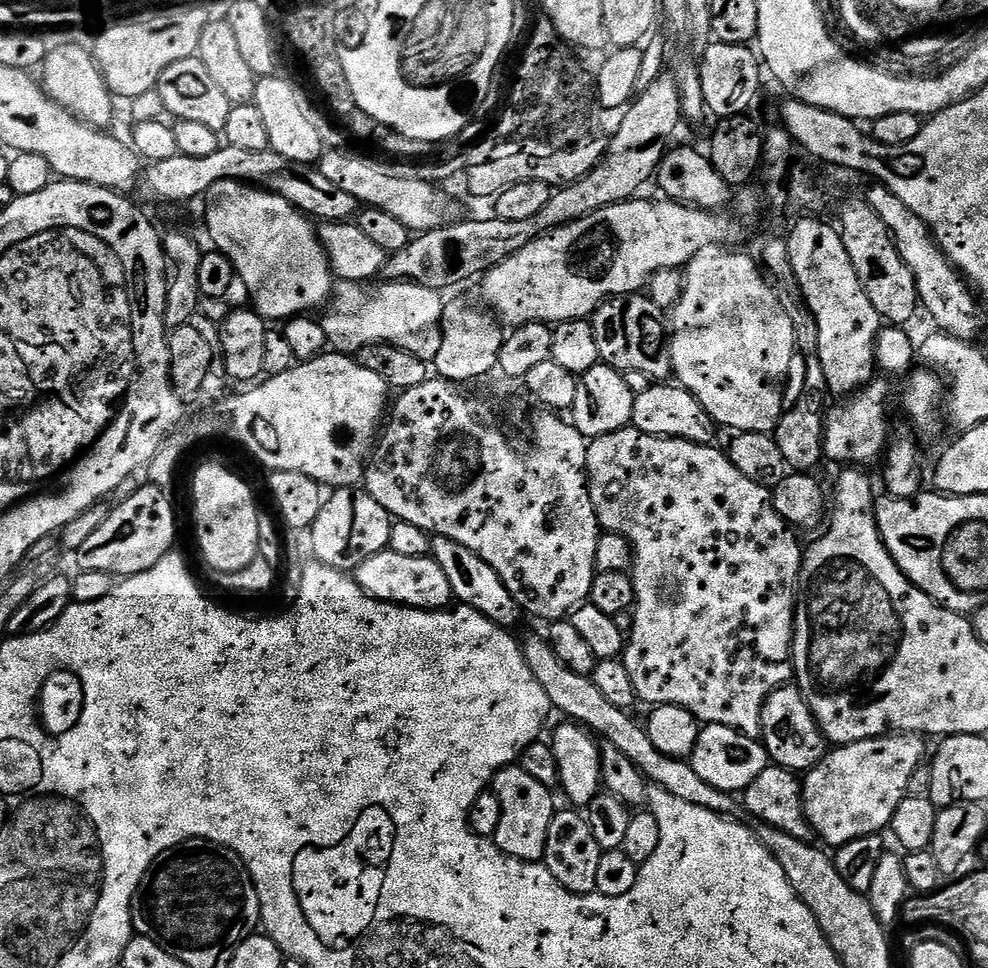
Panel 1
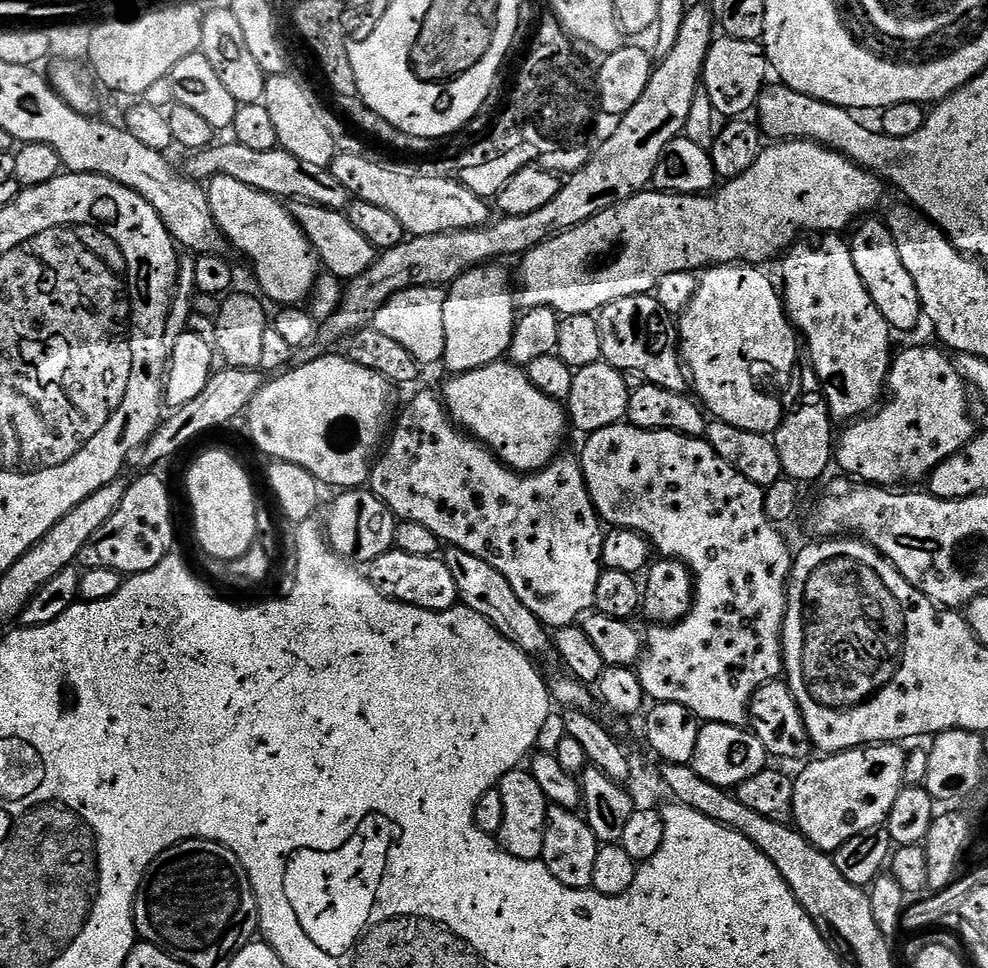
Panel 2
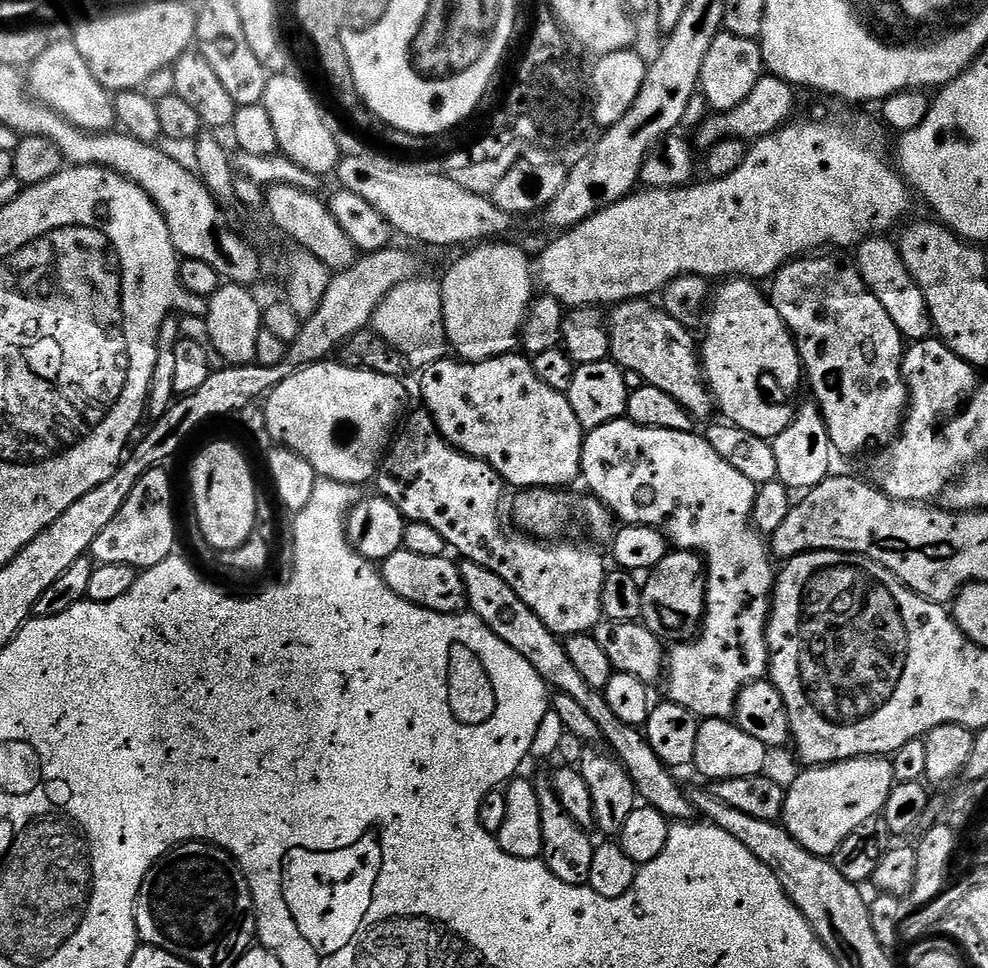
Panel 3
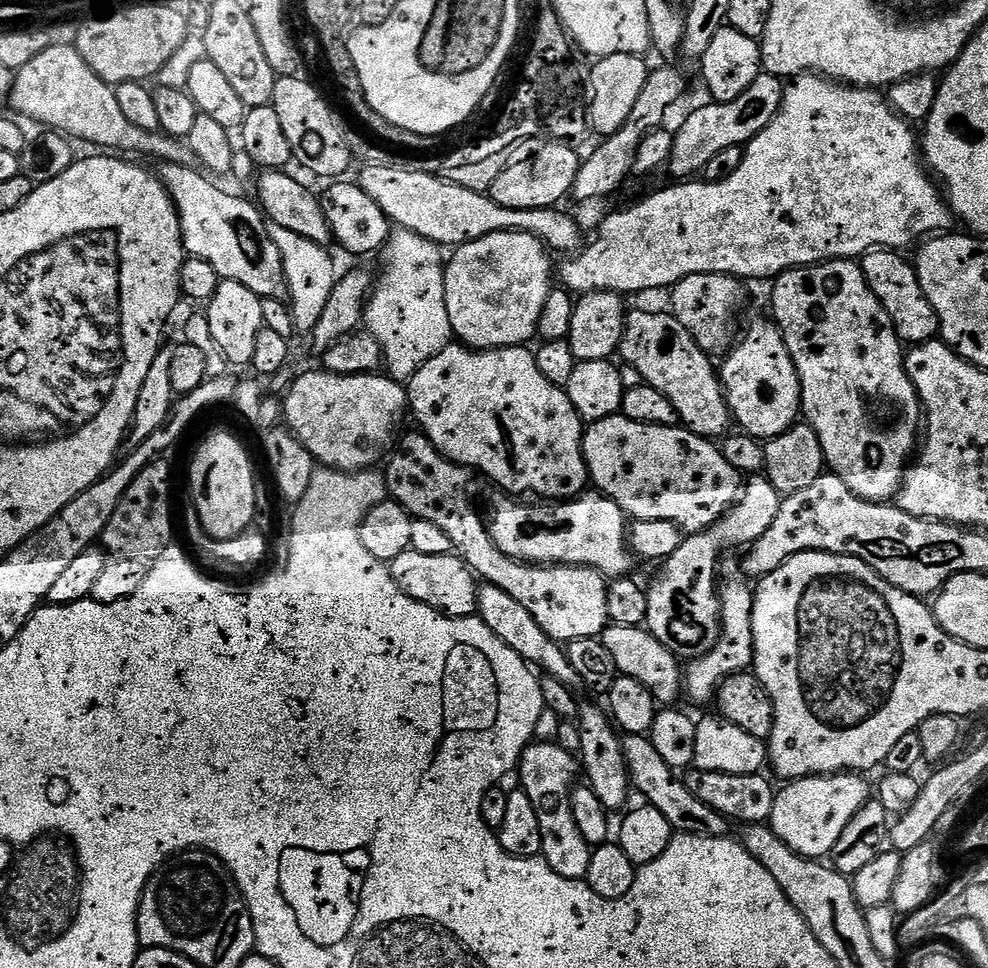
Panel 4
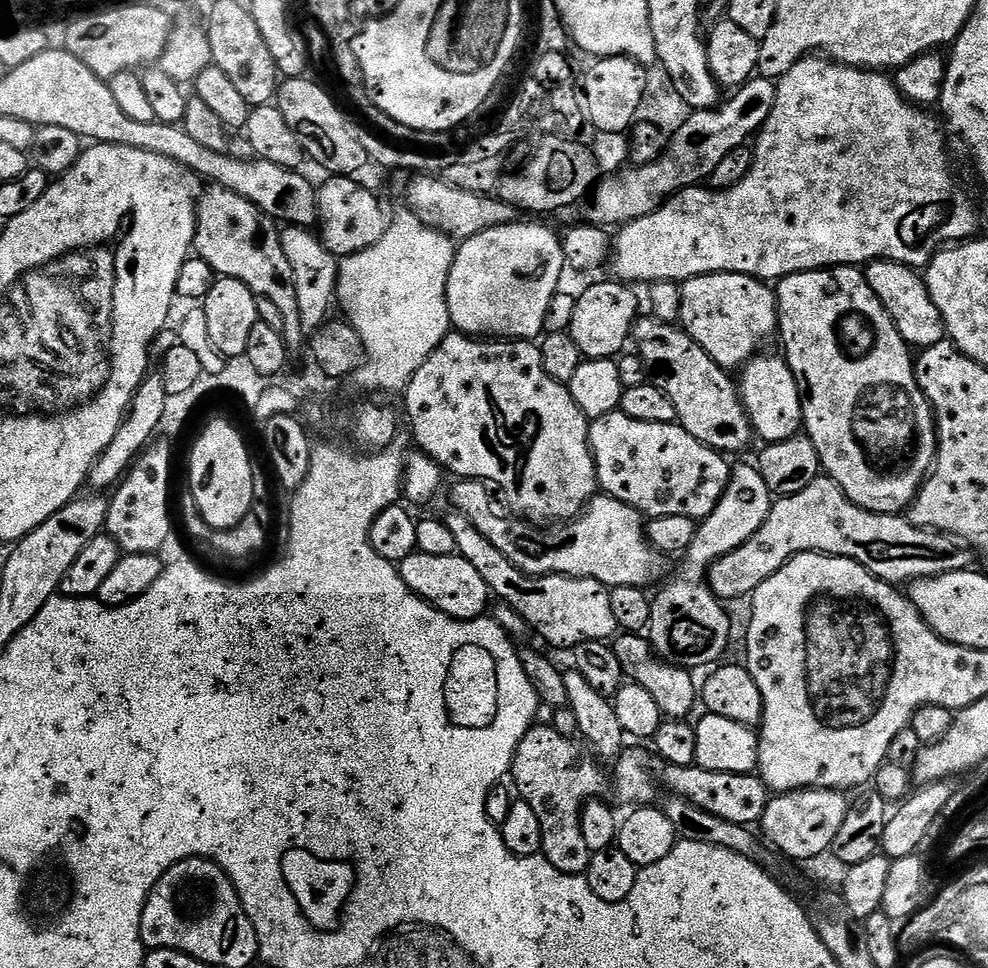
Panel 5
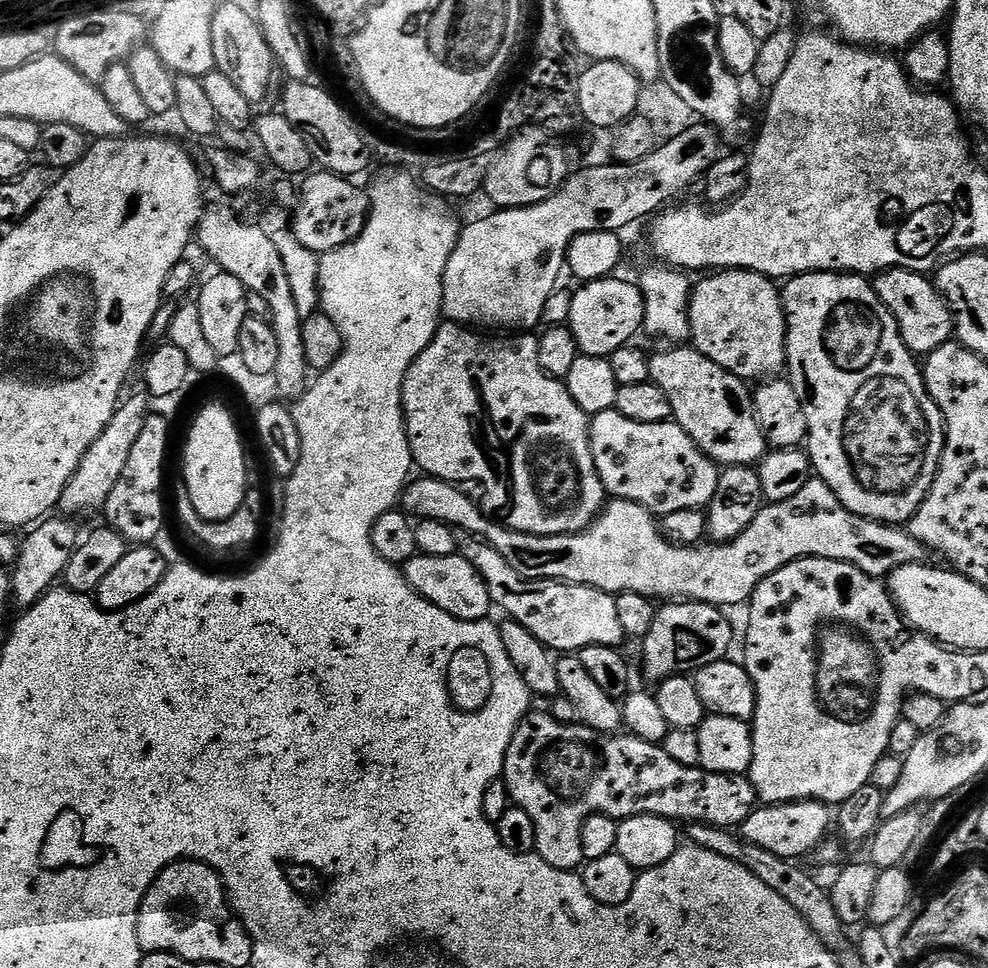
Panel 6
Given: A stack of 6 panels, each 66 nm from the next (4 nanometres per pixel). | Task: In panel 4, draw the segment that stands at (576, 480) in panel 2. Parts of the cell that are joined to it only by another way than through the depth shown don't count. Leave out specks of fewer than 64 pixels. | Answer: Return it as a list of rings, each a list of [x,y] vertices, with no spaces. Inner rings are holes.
[[[413,430],[399,437],[394,451],[387,457],[388,472],[383,473],[388,483],[388,495],[404,507],[413,518],[434,522],[450,538],[455,555],[468,563],[484,584],[506,590],[521,606],[534,614],[534,622],[561,642],[578,638],[599,637],[610,621],[606,614],[608,580],[596,568],[574,568],[570,564],[537,566],[523,564],[498,550],[488,533],[485,517],[472,505],[464,487],[468,484],[469,469],[448,460],[424,433]]]

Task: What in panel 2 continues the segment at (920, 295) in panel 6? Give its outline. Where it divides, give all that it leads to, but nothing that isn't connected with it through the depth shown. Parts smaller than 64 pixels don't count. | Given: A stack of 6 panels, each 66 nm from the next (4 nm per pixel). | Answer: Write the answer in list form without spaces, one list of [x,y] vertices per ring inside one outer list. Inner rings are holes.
[[[876,218],[865,219],[859,225],[861,228],[857,227],[851,233],[850,247],[854,266],[858,266],[858,274],[866,286],[874,306],[878,306],[878,310],[882,310],[882,318],[886,318],[886,322],[897,333],[912,332],[919,326],[920,320],[922,324],[918,286],[914,282],[914,278],[910,278],[906,266],[902,266],[902,257],[898,254],[894,234],[890,234],[887,223],[883,219],[872,219]]]

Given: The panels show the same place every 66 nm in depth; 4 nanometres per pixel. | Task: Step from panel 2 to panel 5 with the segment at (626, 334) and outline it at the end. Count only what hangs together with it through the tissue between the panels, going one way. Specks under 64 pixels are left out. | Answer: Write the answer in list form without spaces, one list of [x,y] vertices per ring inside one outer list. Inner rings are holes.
[[[655,318],[637,319],[632,328],[631,343],[636,343],[635,355],[644,363],[647,379],[674,402],[676,420],[698,442],[721,454],[740,452],[754,440],[752,423],[744,409],[737,381],[694,338],[684,333],[683,328],[667,320]]]

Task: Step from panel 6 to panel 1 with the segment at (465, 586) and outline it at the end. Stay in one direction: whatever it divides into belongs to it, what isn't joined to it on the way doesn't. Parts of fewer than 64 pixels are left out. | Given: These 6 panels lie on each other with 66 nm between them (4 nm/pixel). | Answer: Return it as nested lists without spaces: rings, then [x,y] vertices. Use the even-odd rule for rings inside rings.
[[[385,550],[366,558],[354,570],[356,585],[368,596],[387,604],[403,604],[406,608],[425,608],[428,612],[439,612],[453,603],[450,582],[442,566],[431,555],[409,558],[406,554],[394,554]]]

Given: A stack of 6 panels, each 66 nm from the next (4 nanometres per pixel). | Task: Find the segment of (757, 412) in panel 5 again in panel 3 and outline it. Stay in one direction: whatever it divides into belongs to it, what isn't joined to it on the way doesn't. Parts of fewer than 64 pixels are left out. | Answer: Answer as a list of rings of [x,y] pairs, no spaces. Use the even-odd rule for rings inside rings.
[[[732,278],[721,284],[724,285],[717,296],[715,293],[711,305],[712,317],[708,320],[704,344],[702,340],[704,379],[708,381],[715,407],[728,424],[770,442],[790,426],[794,408],[767,400],[760,389],[760,379],[773,376],[780,388],[796,388],[802,384],[796,338],[759,283],[748,278]]]

